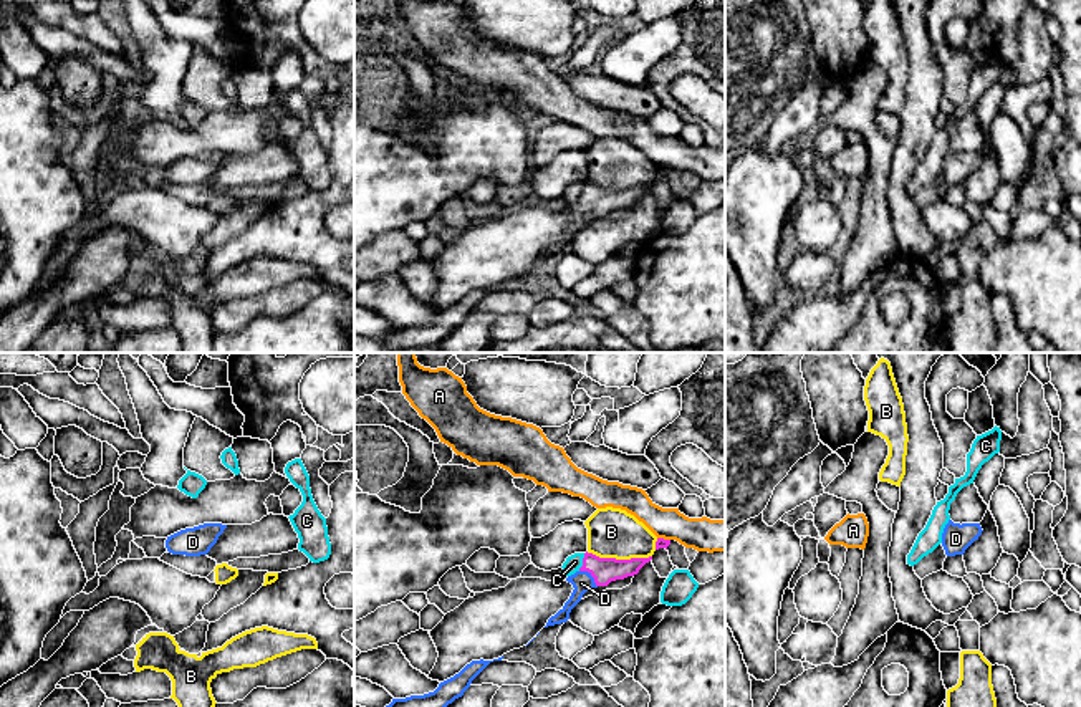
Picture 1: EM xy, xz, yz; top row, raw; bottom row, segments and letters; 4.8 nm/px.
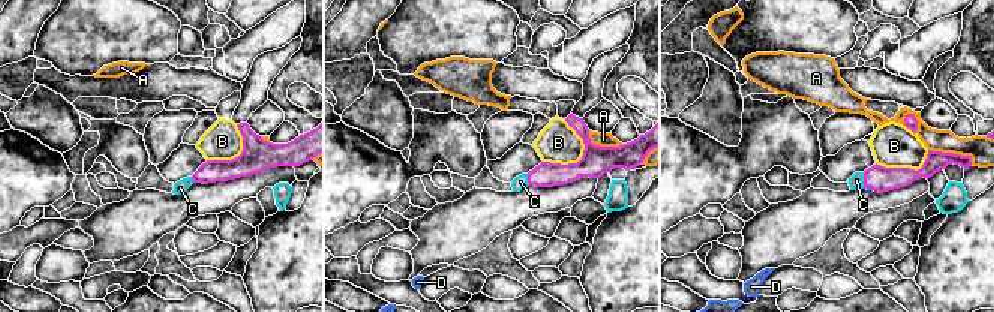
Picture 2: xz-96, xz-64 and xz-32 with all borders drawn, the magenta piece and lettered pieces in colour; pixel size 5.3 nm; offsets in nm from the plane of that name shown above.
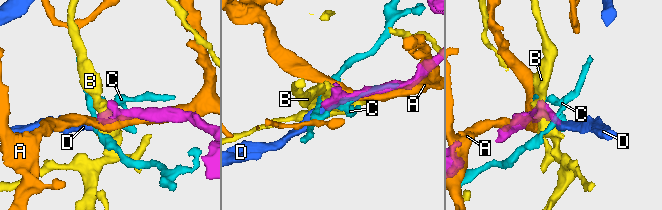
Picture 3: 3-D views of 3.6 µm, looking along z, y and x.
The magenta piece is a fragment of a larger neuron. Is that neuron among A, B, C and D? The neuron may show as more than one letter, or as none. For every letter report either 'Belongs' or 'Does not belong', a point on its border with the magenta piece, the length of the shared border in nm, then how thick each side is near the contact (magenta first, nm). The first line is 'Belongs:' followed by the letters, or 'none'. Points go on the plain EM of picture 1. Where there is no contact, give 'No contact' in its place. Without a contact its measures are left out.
Belongs: D
A: Does not belong. Touches magenta at xz (663, 168). Shared border 70 nm. Thickness 50 nm (magenta) against 160 nm
B: Does not belong. Touches magenta at xz (619, 189). Shared border 320 nm. Thickness 130 nm (magenta) against 240 nm
C: Does not belong. Touches magenta at xz (583, 191). Shared border 90 nm. Thickness 130 nm (magenta) against 80 nm
D: Belongs. Touches magenta at xz (591, 204). Shared border 120 nm. Thickness 130 nm (magenta) against 100 nm

